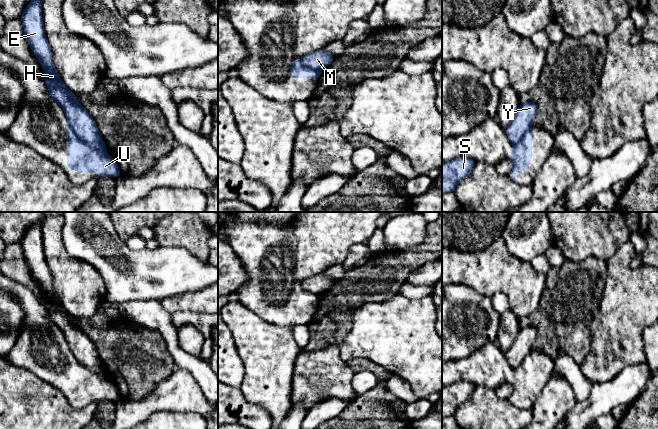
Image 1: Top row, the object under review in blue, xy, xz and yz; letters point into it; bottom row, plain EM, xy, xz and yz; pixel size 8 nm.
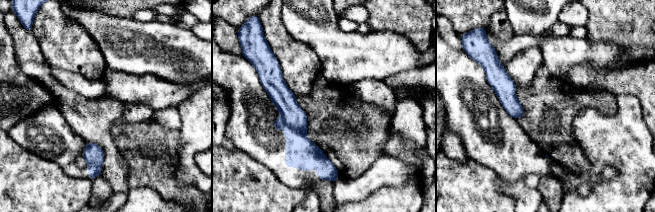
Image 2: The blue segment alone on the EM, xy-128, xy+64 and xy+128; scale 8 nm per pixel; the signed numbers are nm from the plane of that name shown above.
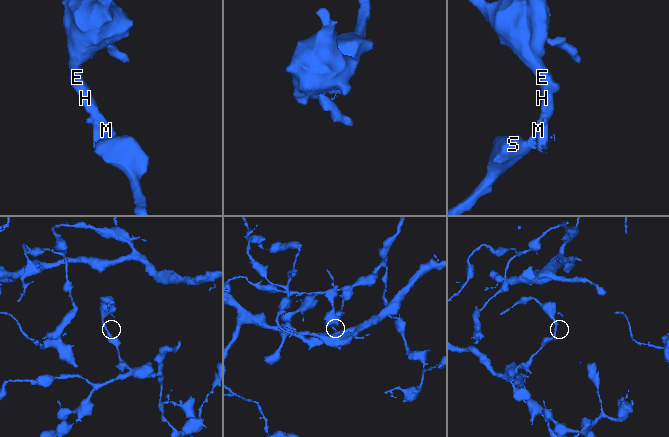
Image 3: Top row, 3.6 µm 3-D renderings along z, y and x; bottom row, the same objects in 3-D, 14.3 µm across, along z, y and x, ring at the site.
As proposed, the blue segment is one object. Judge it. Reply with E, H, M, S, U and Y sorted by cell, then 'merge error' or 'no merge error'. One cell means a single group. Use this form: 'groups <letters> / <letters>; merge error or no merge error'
groups E H M S Y / U; merge error

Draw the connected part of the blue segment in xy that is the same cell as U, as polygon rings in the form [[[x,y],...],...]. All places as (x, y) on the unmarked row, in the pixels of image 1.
[[[67,348],[67,391],[71,395],[93,396],[100,401],[119,401],[117,386],[106,377],[93,373],[80,364]]]

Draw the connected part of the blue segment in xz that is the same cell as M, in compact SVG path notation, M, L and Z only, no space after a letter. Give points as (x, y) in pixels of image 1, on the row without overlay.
M321 273L303 280L301 282L301 287L309 293L321 295L325 293L334 282L334 279Z

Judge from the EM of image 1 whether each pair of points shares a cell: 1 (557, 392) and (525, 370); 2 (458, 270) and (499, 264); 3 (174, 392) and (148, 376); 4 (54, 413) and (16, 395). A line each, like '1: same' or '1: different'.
1: different
2: same
3: different
4: same

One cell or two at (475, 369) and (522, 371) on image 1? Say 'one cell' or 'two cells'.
one cell

